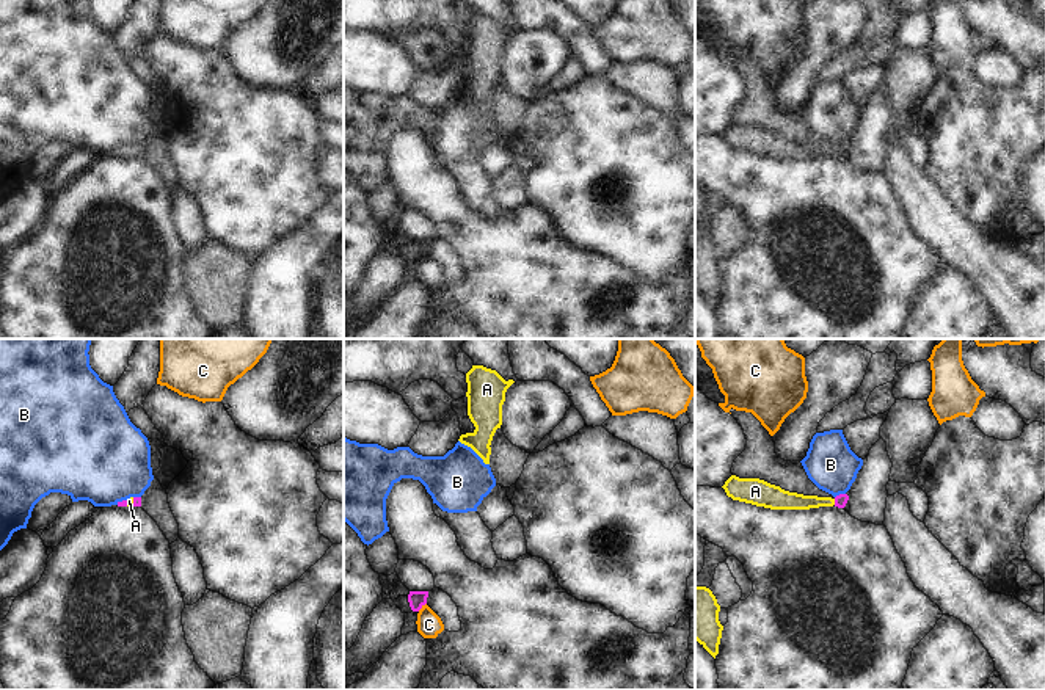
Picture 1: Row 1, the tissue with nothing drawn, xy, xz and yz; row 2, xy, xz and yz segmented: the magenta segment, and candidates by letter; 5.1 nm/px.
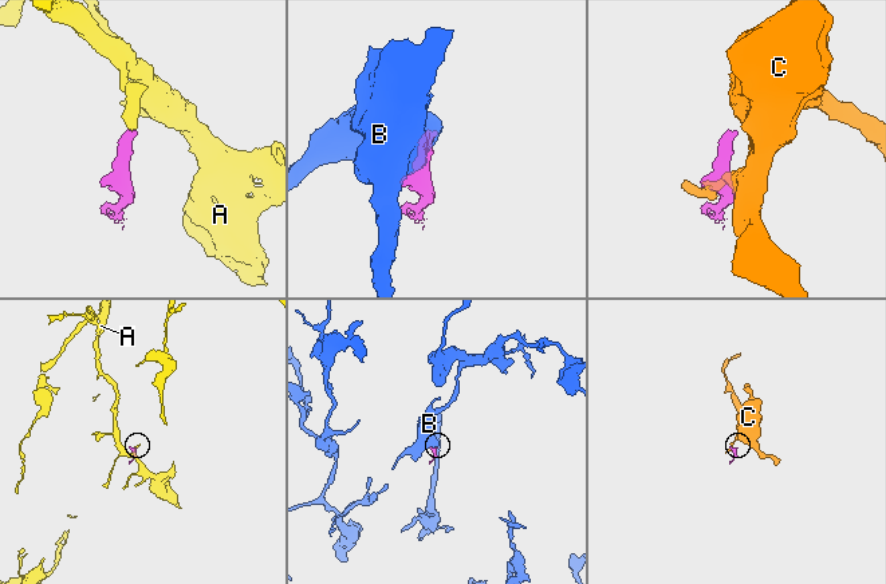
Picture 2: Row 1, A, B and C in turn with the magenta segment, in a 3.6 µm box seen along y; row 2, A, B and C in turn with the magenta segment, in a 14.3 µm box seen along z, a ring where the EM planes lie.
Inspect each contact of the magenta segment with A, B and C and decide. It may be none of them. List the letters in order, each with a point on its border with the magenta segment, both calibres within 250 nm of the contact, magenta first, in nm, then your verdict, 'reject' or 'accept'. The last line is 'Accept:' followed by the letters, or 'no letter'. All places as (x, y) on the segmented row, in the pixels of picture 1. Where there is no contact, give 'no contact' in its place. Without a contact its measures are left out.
A: yz (835, 502) | 60/100 nm | accept
B: yz (840, 494) | 60/260 nm | reject
C: xz (421, 607) | 90/130 nm | reject
Accept: A

